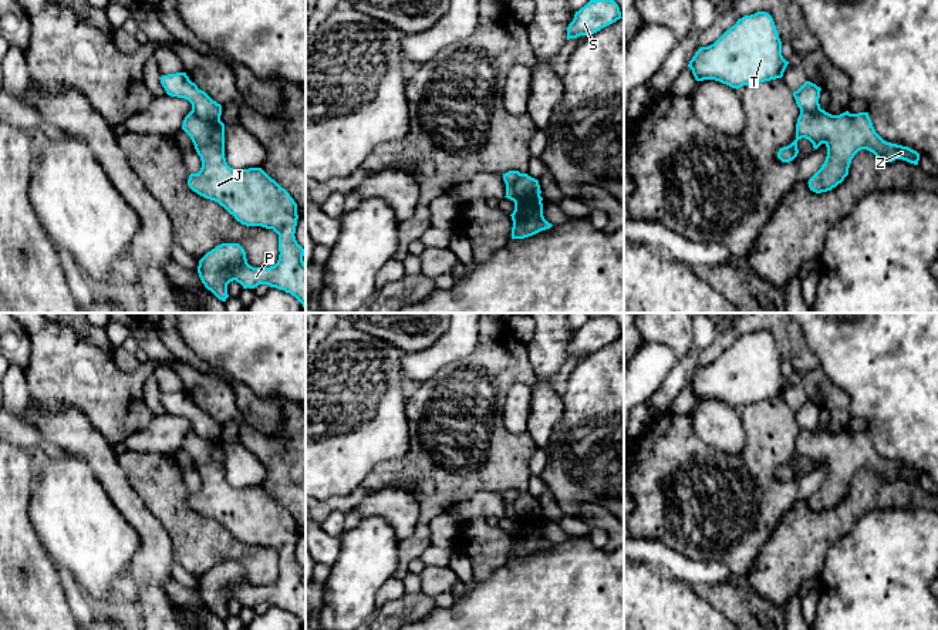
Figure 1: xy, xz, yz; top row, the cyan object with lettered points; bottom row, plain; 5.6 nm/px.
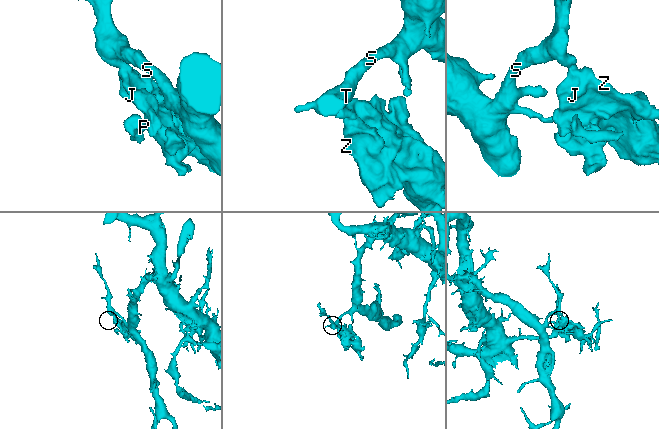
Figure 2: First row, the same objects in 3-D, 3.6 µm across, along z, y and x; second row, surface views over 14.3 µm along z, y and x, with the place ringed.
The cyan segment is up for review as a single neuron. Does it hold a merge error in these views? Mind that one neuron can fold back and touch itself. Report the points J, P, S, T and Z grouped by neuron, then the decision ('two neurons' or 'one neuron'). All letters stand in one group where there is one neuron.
J P Z / S T | two neurons

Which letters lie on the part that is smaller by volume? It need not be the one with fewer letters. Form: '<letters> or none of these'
J, P, Z

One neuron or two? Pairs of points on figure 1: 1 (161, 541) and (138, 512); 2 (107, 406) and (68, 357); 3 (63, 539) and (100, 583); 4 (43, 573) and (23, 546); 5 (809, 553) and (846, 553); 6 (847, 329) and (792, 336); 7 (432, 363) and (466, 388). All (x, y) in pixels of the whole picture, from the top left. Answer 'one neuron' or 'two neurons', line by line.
1: one neuron
2: one neuron
3: one neuron
4: one neuron
5: two neurons
6: two neurons
7: two neurons

